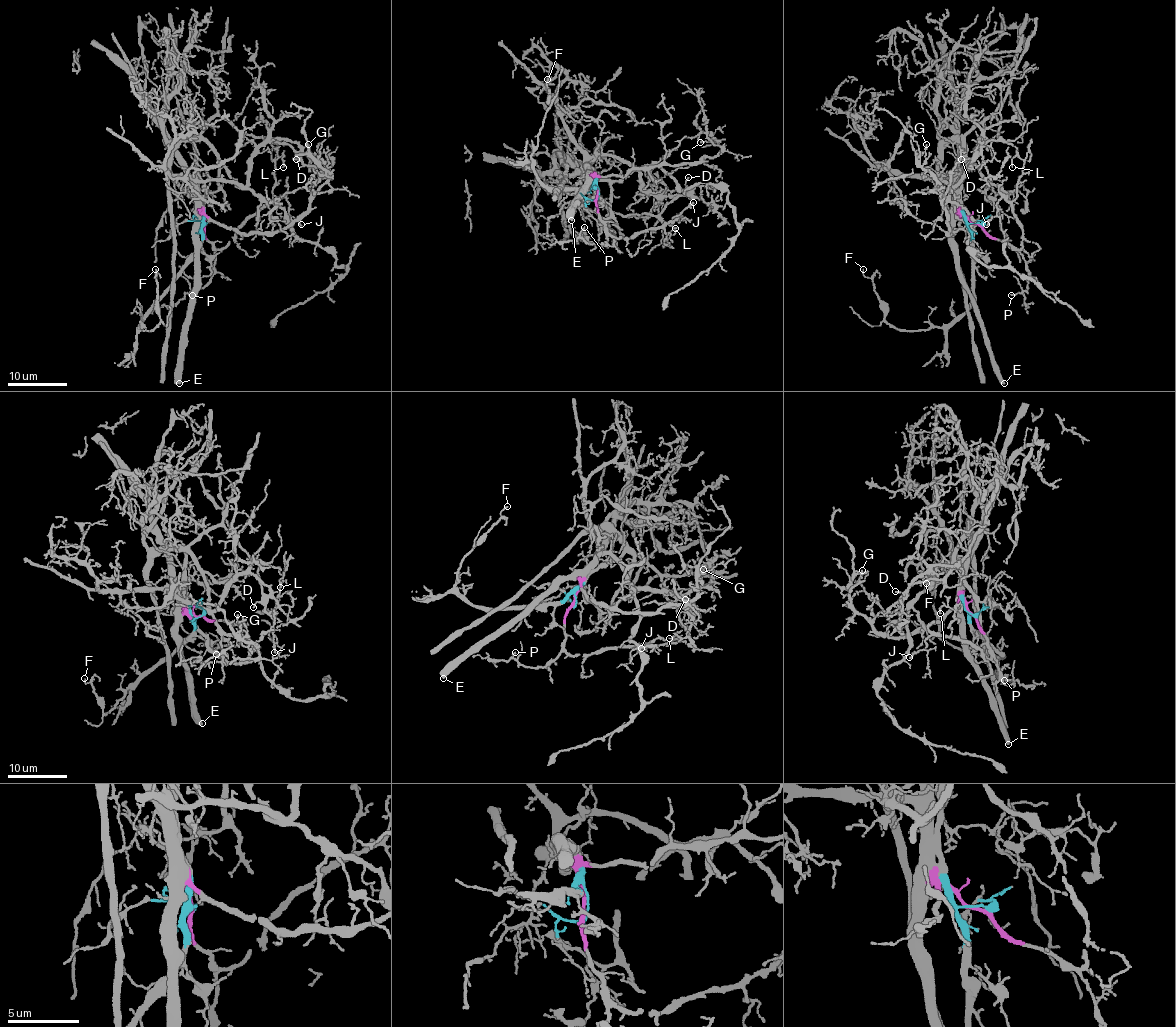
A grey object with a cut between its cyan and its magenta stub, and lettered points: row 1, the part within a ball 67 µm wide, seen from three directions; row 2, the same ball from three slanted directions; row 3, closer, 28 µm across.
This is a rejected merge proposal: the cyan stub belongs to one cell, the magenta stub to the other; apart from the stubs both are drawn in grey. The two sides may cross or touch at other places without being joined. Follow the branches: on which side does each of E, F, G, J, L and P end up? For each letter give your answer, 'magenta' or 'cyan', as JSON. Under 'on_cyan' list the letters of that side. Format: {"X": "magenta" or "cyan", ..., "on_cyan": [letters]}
{"E": "magenta", "F": "cyan", "G": "magenta", "J": "magenta", "L": "magenta", "P": "magenta", "on_cyan": ["F"]}

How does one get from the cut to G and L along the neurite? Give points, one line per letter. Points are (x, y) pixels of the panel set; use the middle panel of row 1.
G: (598, 192), (595, 179), (695, 164), (721, 149), (713, 138), (700, 141)
L: (598, 192), (596, 210), (604, 228), (616, 237), (632, 239), (649, 228), (662, 228), (667, 240), (674, 228)

